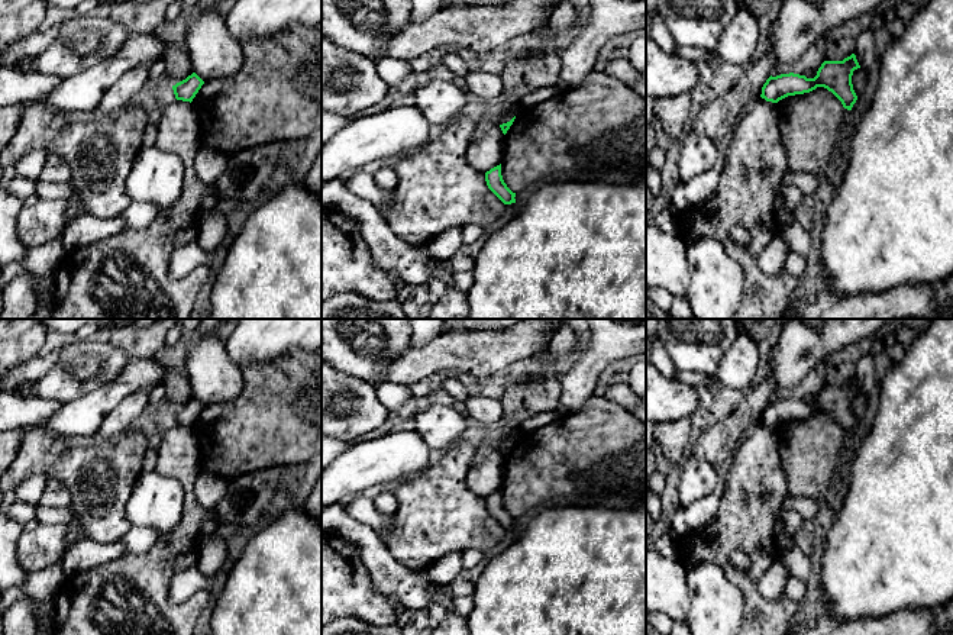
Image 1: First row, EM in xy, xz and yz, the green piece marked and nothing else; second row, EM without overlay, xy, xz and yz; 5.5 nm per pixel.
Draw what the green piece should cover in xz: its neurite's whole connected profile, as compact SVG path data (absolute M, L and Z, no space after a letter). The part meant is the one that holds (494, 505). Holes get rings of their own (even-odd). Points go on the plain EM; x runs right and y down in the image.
M501 489L485 497L488 513L504 528L516 528L516 518L513 518L503 505Z

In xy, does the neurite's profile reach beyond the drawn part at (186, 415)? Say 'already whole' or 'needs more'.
already whole

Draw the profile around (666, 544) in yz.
M671 528L662 532L655 541L653 548L665 558L676 560L678 555L679 535L676 535Z

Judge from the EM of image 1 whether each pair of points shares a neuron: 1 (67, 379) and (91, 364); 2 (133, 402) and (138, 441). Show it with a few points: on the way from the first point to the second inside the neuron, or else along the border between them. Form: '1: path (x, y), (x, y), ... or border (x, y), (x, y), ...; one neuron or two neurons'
1: path (73, 376), (86, 366); one neuron
2: border (138, 424), (123, 434), (106, 440); two neurons

